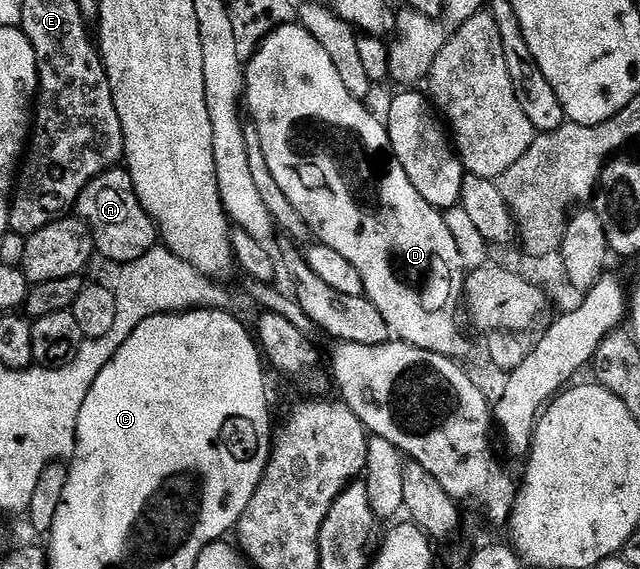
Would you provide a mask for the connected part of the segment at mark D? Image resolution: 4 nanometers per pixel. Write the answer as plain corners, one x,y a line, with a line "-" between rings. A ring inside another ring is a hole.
292,24
278,27
260,44
255,57
245,66
245,106
246,109
247,106
251,109
252,116
250,117
253,119
258,135
261,136
265,161
269,164
269,169
273,172
273,179
277,180
278,187
285,192
286,199
297,208
310,233
315,238
319,237
316,239
322,245
333,248
333,252
341,252
341,256
345,256
345,260
349,260
349,264
353,264
353,268
357,268
357,272
363,278
364,295
377,308
377,312
381,312
381,316
385,316
387,327
391,329
392,335
398,341
407,342
410,346
425,348
434,354
446,354
447,357
456,360
462,359
462,354
467,350
467,338
459,331
461,306
458,301
456,301
457,303
451,302
451,297
454,294
456,297
457,287
465,278
465,267
459,258
457,243
454,242
453,235
449,233
443,214
431,206
429,200
425,200
425,196
421,196
421,192
417,192
417,188
413,188
409,176
405,176
405,168
401,168
401,160
397,160
391,147
386,125
380,119
378,122
363,107
366,105
360,99
353,97
349,88
345,88
345,84
341,81
341,72
337,72
337,64
333,64
333,60
329,60
329,52
325,52
325,48
321,48
321,44
317,44
317,40
313,40
313,36
304,26

